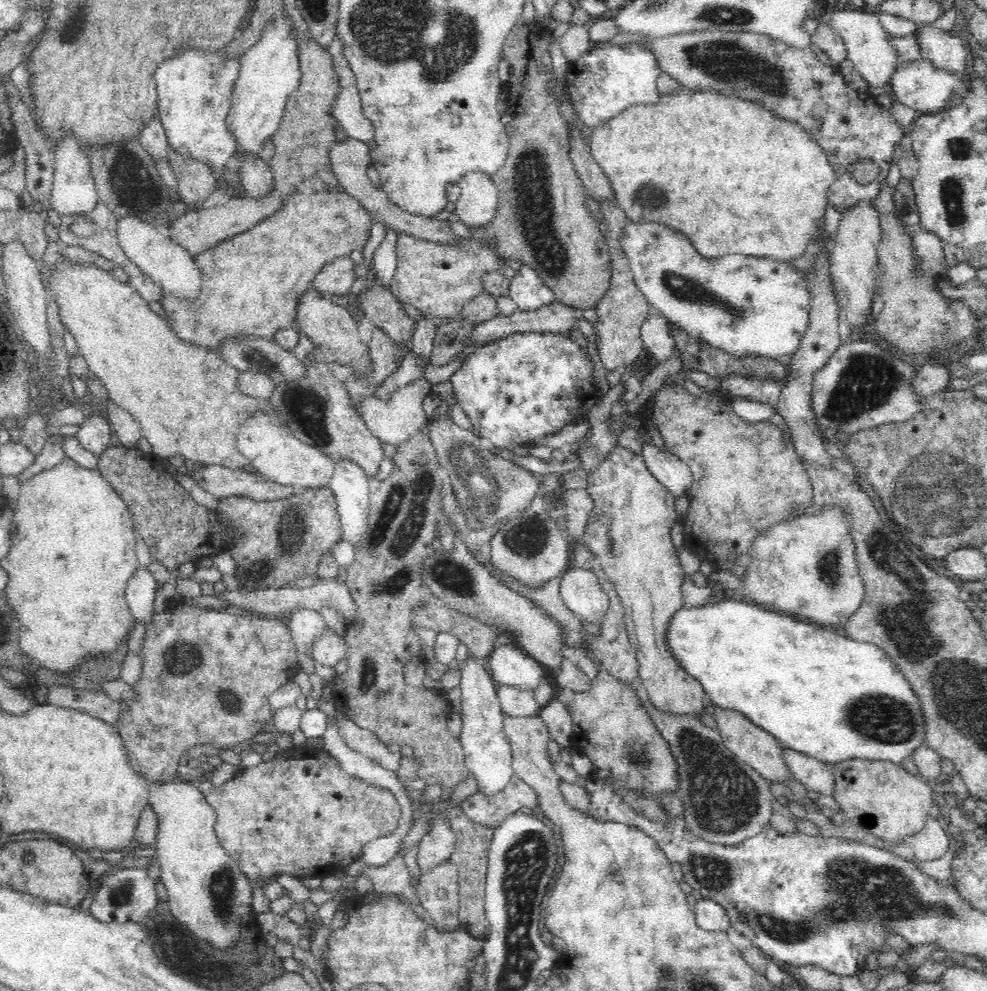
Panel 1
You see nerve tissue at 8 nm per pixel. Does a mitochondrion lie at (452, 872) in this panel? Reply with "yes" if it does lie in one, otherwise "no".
no

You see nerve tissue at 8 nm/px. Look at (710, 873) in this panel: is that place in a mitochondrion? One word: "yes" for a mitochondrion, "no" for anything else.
yes

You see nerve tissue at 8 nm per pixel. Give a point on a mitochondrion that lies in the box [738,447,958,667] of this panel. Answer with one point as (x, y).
(827, 569)

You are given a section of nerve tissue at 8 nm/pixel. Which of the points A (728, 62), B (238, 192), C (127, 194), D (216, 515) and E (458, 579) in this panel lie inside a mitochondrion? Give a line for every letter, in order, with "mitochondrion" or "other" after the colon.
A: mitochondrion
B: other
C: mitochondrion
D: other
E: mitochondrion

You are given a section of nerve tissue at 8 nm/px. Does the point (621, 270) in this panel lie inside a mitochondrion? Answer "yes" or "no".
no

